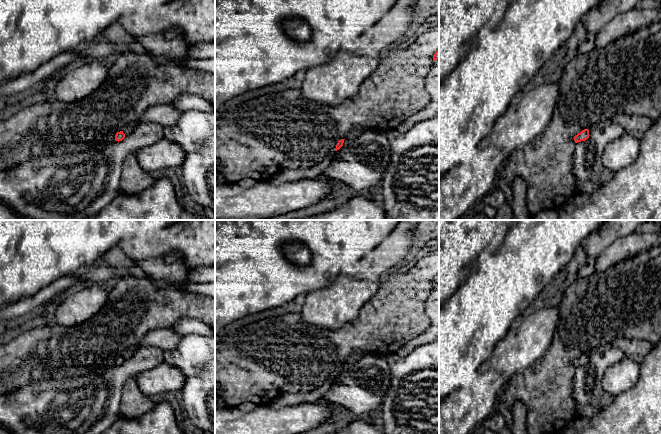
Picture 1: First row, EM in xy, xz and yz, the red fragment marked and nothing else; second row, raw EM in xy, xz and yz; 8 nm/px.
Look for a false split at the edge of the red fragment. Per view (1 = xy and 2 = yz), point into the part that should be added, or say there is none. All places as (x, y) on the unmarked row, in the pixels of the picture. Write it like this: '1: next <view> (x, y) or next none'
1: next none
2: next none

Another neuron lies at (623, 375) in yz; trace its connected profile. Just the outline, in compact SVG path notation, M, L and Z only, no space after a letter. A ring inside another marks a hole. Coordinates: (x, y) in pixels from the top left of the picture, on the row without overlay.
M626 356L607 367L601 380L603 390L614 397L629 390L639 379L640 367L639 362Z

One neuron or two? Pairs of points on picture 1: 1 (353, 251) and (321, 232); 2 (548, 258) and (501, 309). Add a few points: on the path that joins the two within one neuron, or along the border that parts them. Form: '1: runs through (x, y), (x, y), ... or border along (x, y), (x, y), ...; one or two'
1: runs through (345, 243), (334, 232), (329, 232); one
2: runs through (535, 271), (510, 296); one

